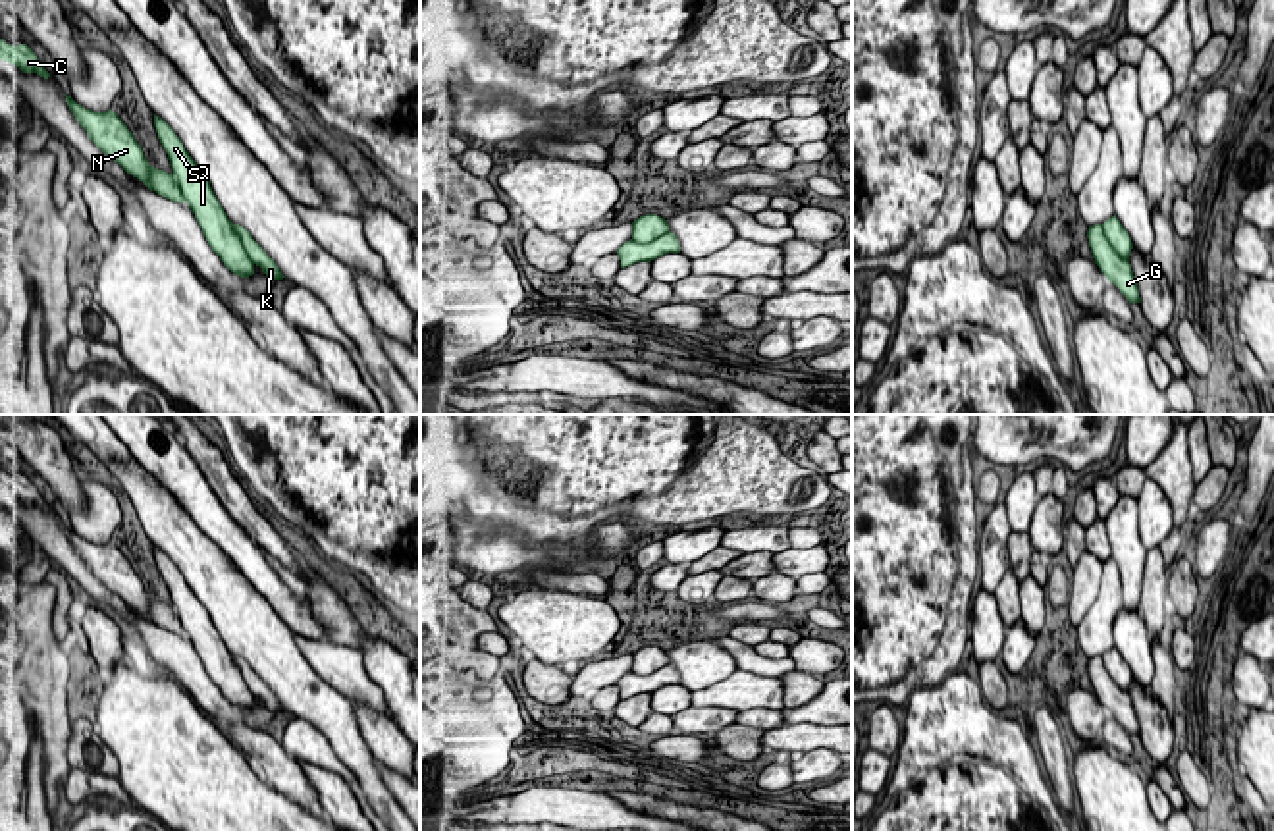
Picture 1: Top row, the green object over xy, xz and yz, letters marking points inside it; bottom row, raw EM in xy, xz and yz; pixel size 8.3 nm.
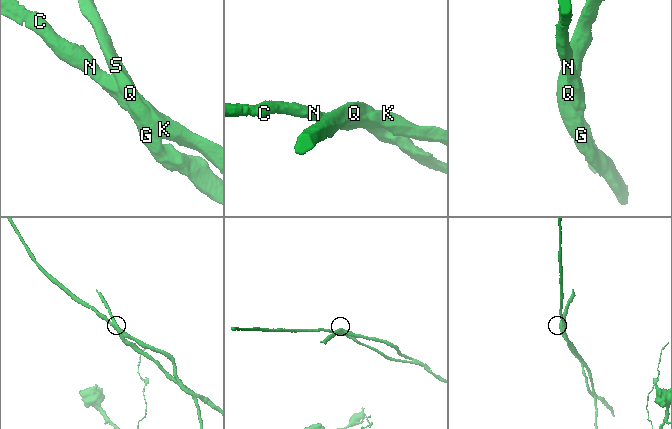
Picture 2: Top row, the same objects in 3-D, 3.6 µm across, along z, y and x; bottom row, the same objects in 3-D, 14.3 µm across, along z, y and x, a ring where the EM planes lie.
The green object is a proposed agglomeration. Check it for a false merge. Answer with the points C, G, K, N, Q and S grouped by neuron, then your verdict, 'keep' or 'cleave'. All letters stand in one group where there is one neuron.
groups C K N / G Q S; cleave

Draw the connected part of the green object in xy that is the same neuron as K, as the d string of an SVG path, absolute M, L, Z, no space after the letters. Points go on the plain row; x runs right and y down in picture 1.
M233 656L235 665L239 667L247 688L262 700L270 711L283 711L285 708L276 698L276 694L266 686L266 683L252 671L252 667L239 656Z

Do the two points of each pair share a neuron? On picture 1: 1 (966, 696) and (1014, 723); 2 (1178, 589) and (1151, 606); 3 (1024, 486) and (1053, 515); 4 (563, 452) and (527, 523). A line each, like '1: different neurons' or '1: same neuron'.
1: same neuron
2: different neurons
3: different neurons
4: same neuron

